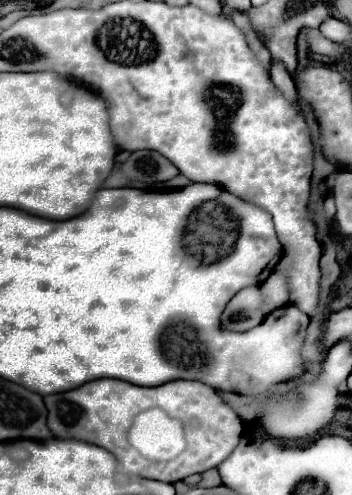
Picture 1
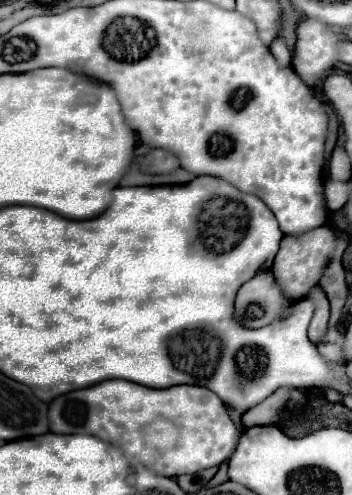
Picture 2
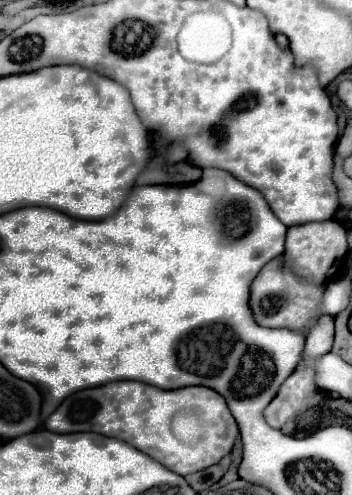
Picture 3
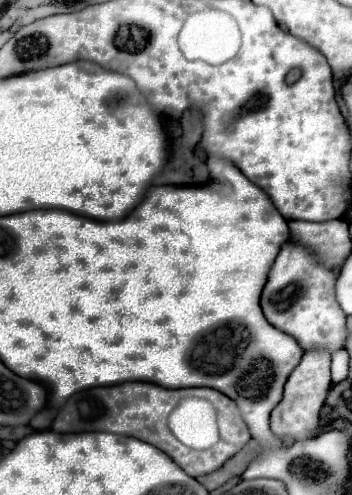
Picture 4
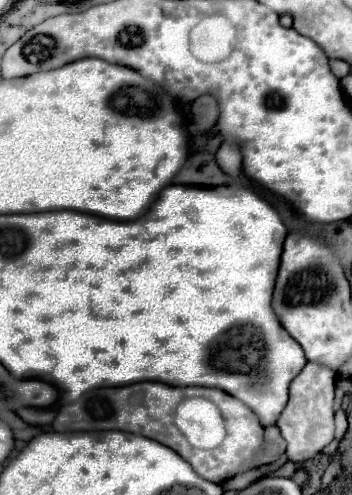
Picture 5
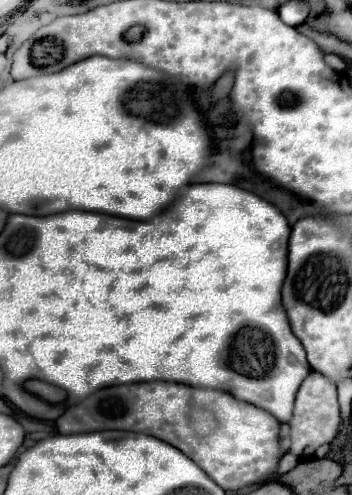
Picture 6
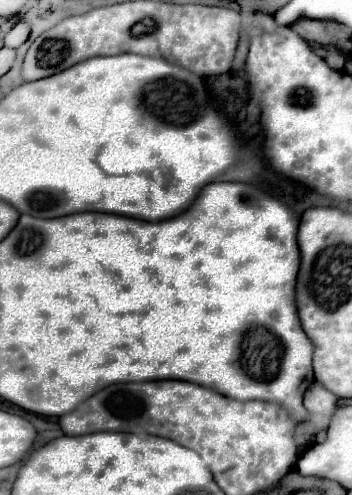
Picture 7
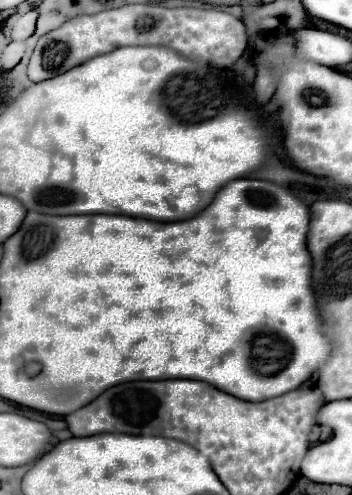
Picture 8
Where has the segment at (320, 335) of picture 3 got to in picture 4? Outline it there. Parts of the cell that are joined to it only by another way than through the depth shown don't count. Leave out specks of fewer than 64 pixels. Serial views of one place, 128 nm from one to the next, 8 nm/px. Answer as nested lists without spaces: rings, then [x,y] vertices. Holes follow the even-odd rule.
[[[312,348],[306,350],[302,356],[302,362],[292,370],[286,386],[284,396],[278,402],[278,406],[270,414],[270,428],[276,436],[284,438],[290,436],[292,440],[308,440],[312,438],[320,424],[318,424],[318,412],[324,404],[326,392],[330,390],[330,352],[326,348]]]

